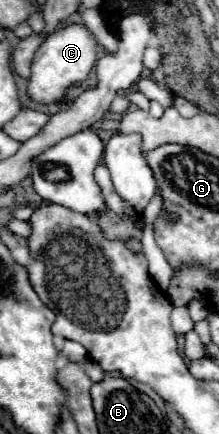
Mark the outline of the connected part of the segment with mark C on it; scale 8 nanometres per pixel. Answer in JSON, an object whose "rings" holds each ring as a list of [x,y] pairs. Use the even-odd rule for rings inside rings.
{"rings":[[[68,23],[54,31],[42,47],[36,51],[32,61],[32,77],[28,83],[28,95],[30,99],[38,103],[56,103],[64,97],[64,91],[78,81],[84,81],[90,73],[90,69],[96,63],[98,55],[98,41],[92,35],[92,31],[86,25],[80,23]]]}

